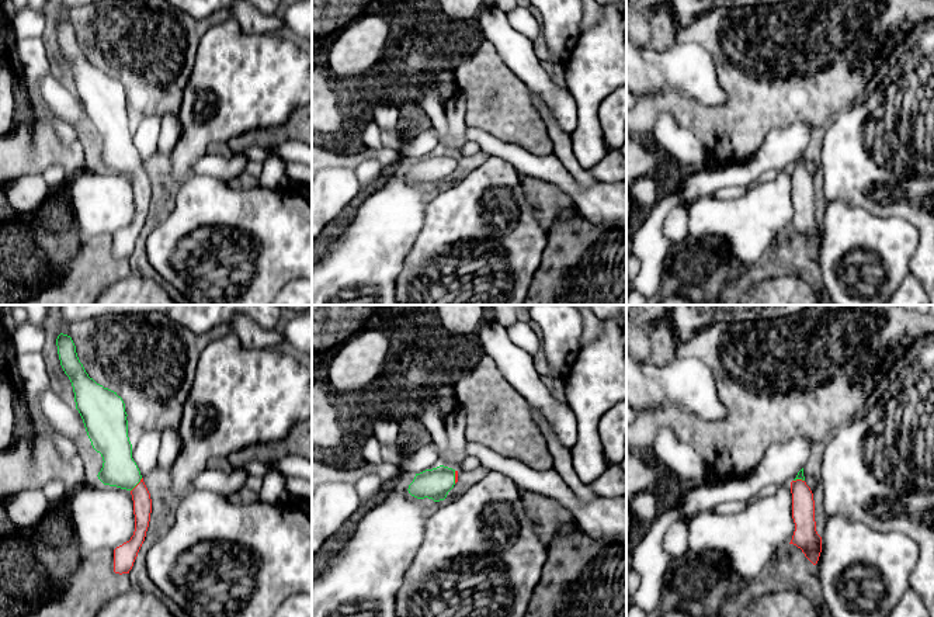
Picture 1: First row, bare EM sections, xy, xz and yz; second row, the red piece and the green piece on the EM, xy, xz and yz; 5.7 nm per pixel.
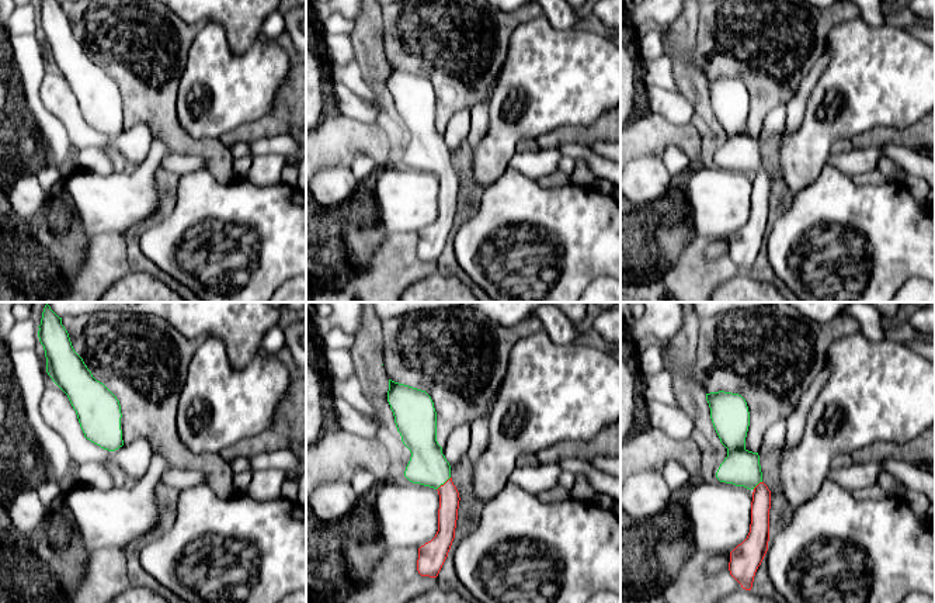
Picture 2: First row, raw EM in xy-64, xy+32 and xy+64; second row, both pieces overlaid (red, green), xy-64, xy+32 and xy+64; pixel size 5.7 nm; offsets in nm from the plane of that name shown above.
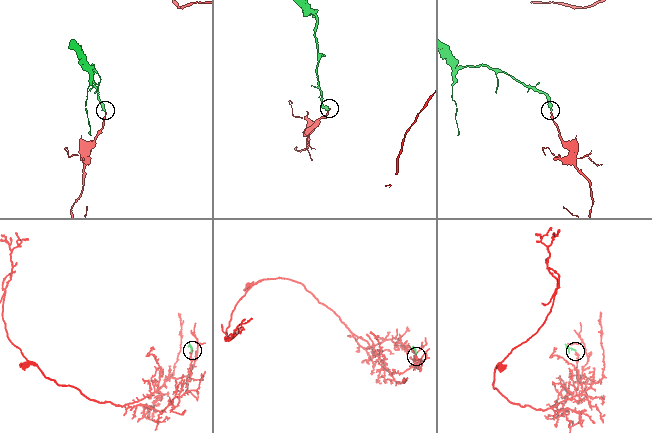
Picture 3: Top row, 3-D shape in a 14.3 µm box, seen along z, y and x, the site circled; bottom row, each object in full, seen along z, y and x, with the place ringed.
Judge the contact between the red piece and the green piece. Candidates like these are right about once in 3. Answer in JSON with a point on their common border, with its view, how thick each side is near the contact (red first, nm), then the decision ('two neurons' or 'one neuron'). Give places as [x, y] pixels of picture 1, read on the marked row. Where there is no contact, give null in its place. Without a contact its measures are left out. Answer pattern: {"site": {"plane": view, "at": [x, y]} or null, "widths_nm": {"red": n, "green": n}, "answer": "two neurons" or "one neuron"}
{"site": {"plane": "xy", "at": [136, 485]}, "widths_nm": {"red": 110, "green": 200}, "answer": "one neuron"}

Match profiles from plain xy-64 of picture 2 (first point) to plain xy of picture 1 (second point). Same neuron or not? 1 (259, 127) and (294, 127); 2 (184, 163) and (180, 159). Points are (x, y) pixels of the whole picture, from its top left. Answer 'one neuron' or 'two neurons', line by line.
1: one neuron
2: two neurons

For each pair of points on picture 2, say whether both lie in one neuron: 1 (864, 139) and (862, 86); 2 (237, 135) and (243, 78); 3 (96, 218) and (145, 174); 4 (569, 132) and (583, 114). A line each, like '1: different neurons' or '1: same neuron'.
1: different neurons
2: different neurons
3: same neuron
4: different neurons

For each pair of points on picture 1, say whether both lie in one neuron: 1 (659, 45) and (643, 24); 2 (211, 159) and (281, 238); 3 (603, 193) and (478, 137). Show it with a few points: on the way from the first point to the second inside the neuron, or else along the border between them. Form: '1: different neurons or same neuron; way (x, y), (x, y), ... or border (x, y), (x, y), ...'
1: same neuron; way (659, 40), (649, 30)
2: different neurons; border (195, 174), (212, 174), (228, 183)
3: same neuron; way (572, 189), (552, 170), (528, 165), (509, 152)

